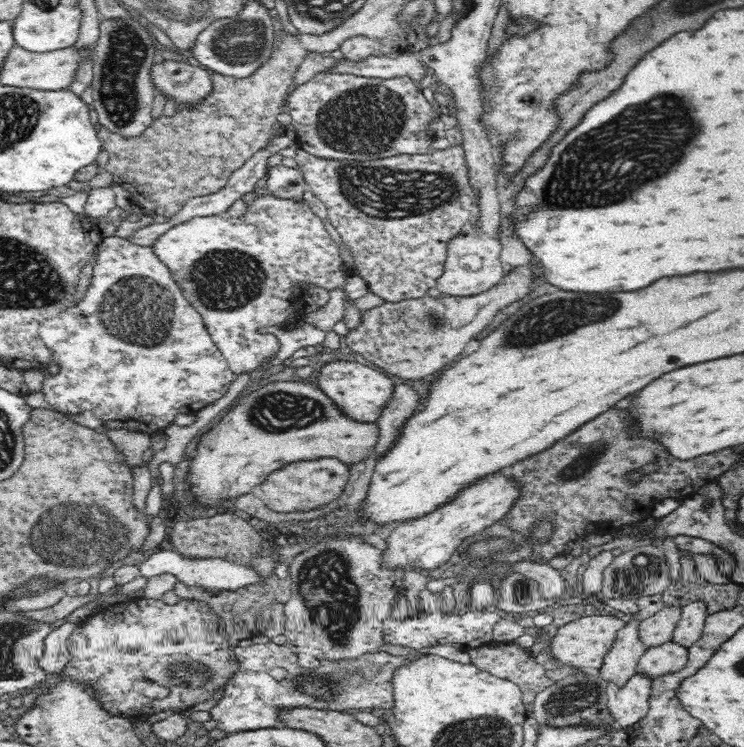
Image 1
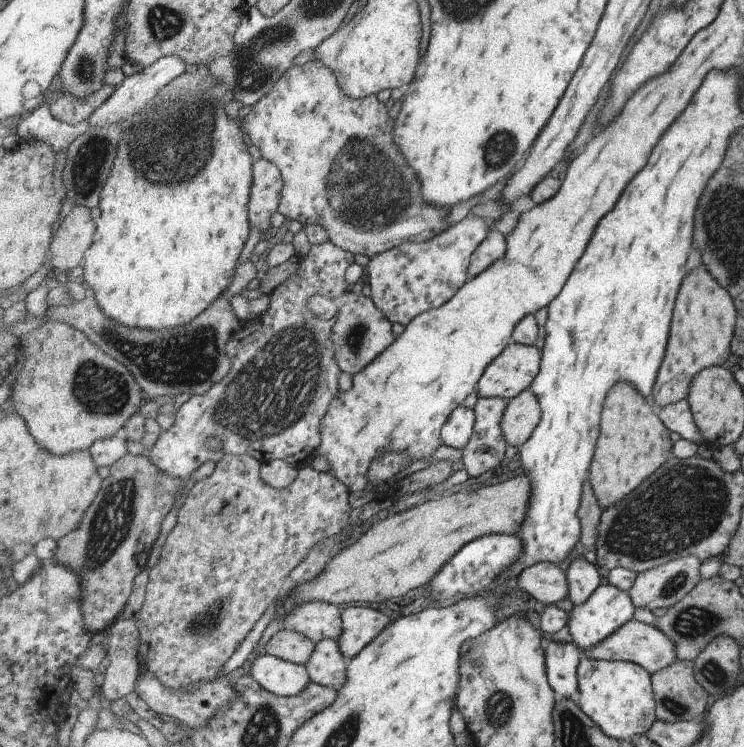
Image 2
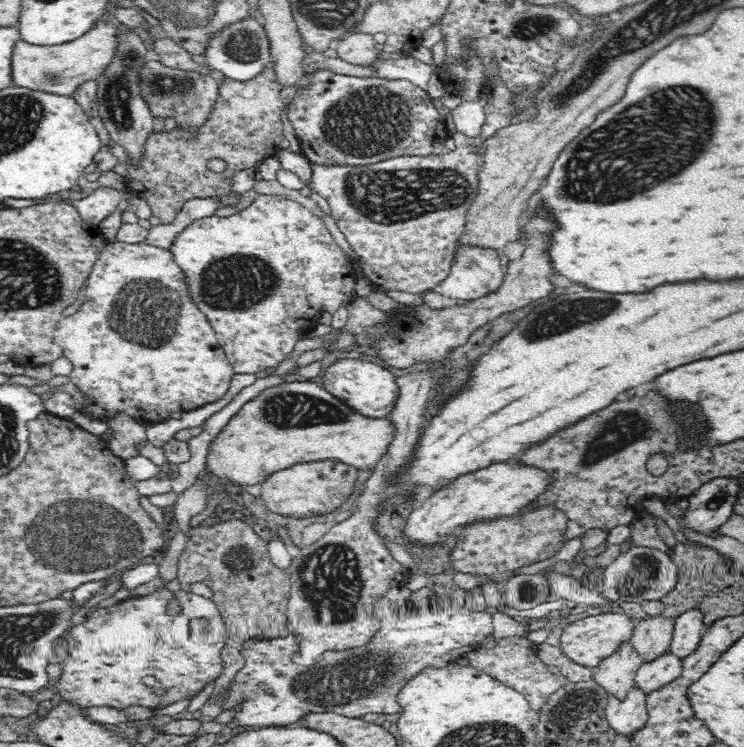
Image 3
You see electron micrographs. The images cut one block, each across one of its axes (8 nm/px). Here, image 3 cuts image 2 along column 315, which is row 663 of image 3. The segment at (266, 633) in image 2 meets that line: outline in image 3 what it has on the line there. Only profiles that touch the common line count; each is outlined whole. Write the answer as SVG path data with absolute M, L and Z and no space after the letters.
M631 641L622 643L613 653L595 669L593 679L608 696L623 701L635 688L635 674L643 666L643 659L634 652Z

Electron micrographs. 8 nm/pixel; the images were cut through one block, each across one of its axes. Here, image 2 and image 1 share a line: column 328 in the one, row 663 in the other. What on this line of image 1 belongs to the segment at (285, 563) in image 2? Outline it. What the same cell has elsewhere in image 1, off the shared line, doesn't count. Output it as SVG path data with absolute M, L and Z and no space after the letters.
M514 641L502 643L495 648L494 646L474 647L468 650L470 654L471 664L475 668L482 670L500 680L509 680L520 687L523 692L525 704L531 708L534 705L534 700L537 694L544 692L546 688L550 688L555 683L552 678L548 678L546 667L536 663L535 658L529 654L527 648L522 648L520 644Z

